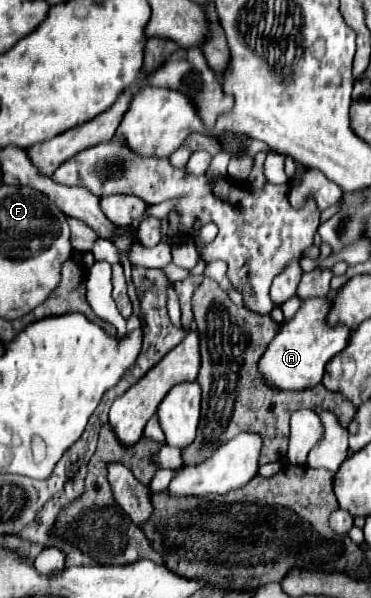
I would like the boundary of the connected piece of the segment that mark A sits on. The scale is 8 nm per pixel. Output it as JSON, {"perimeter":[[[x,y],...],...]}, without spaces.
{"perimeter":[[[307,299],[303,301],[301,309],[293,317],[293,321],[287,321],[277,337],[269,343],[269,349],[265,349],[259,369],[265,377],[267,385],[273,385],[273,389],[285,389],[285,391],[301,391],[311,389],[321,383],[327,361],[337,355],[349,341],[349,333],[353,329],[345,325],[331,327],[325,323],[325,315],[329,311],[329,299]]]}

